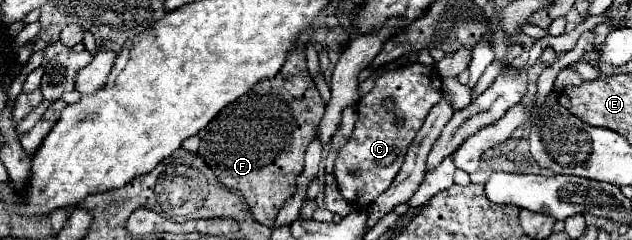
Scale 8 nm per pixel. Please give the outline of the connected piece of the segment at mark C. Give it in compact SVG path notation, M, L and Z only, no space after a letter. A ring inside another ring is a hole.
M421 63L403 65L395 71L383 73L377 81L373 91L359 99L357 123L353 135L343 145L335 161L335 179L343 197L355 207L365 209L369 203L375 201L395 179L403 165L403 157L407 147L415 139L417 131L421 129L429 109L441 99L443 83L435 67L427 67ZM383 99L395 99L395 109L385 111Z

